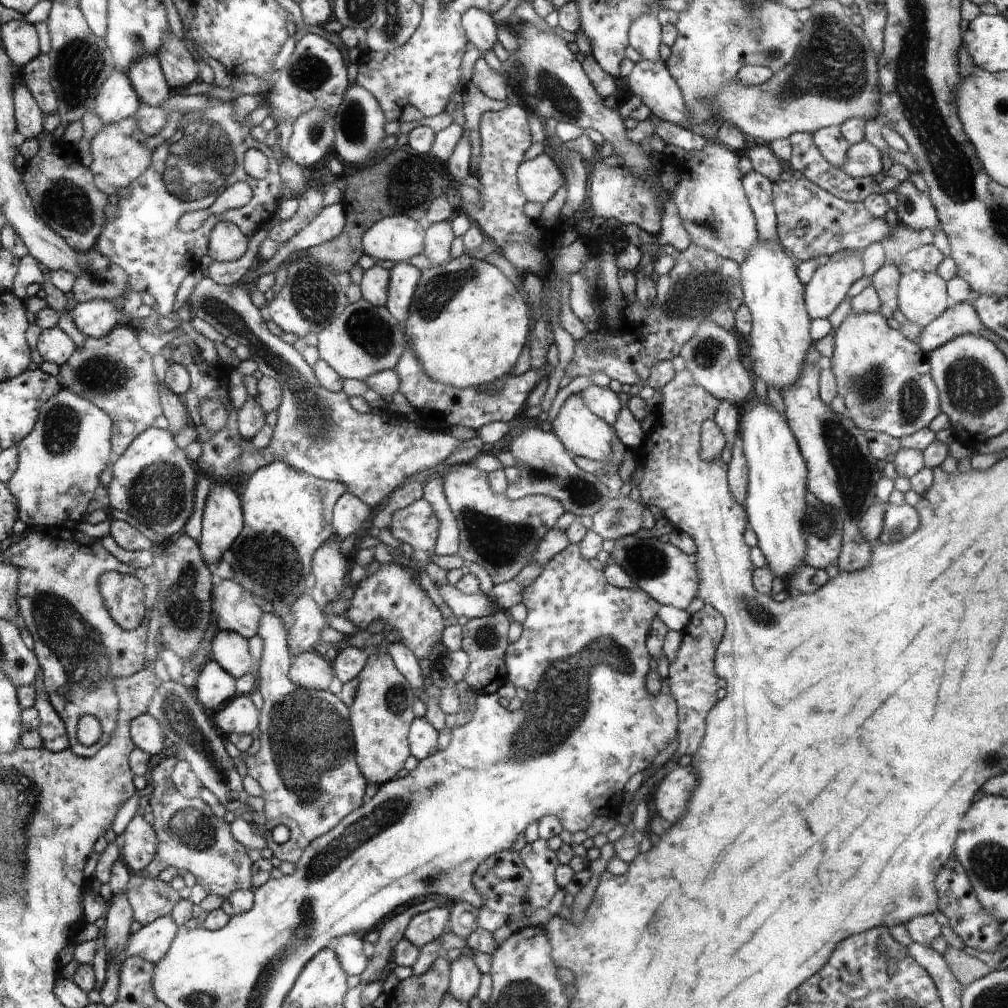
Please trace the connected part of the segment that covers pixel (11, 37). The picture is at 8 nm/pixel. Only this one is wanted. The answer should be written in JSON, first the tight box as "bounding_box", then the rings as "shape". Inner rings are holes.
{"bounding_box":[2,19,41,68],"shape":[[[25,19],[5,23],[2,26],[2,36],[6,50],[21,68],[41,55],[40,34],[34,23]]]}

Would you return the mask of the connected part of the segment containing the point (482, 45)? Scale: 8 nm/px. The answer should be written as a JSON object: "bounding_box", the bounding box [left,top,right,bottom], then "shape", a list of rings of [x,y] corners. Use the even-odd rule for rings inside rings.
{"bounding_box":[462,8,497,55],"shape":[[[470,8],[463,16],[462,24],[472,46],[476,46],[482,55],[496,44],[497,26],[491,13],[480,8]]]}

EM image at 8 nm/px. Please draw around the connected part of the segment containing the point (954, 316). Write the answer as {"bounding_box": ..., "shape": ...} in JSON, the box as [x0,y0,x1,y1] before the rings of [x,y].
{"bounding_box":[917,302,984,353],"shape":[[[970,302],[952,303],[945,315],[938,316],[920,332],[917,345],[926,353],[932,353],[946,342],[962,334],[981,335],[984,326],[981,324]]]}

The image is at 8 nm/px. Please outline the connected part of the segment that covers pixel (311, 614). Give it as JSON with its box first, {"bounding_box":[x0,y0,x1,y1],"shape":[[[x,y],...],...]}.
{"bounding_box":[287,590,330,656],"shape":[[[309,590],[292,604],[290,613],[294,622],[287,632],[289,633],[289,651],[293,656],[323,644],[321,631],[330,625],[321,608],[312,600]]]}

